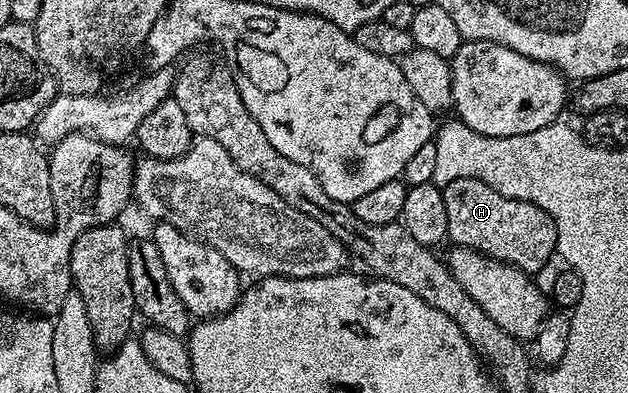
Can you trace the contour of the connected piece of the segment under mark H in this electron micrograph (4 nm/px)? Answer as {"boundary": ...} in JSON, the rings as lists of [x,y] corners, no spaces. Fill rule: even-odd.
{"boundary":[[[454,179],[454,183],[443,186],[443,191],[446,199],[447,240],[452,245],[477,249],[479,253],[515,265],[529,275],[536,275],[551,257],[557,256],[554,219],[550,219],[542,207],[502,195],[478,179]]]}

